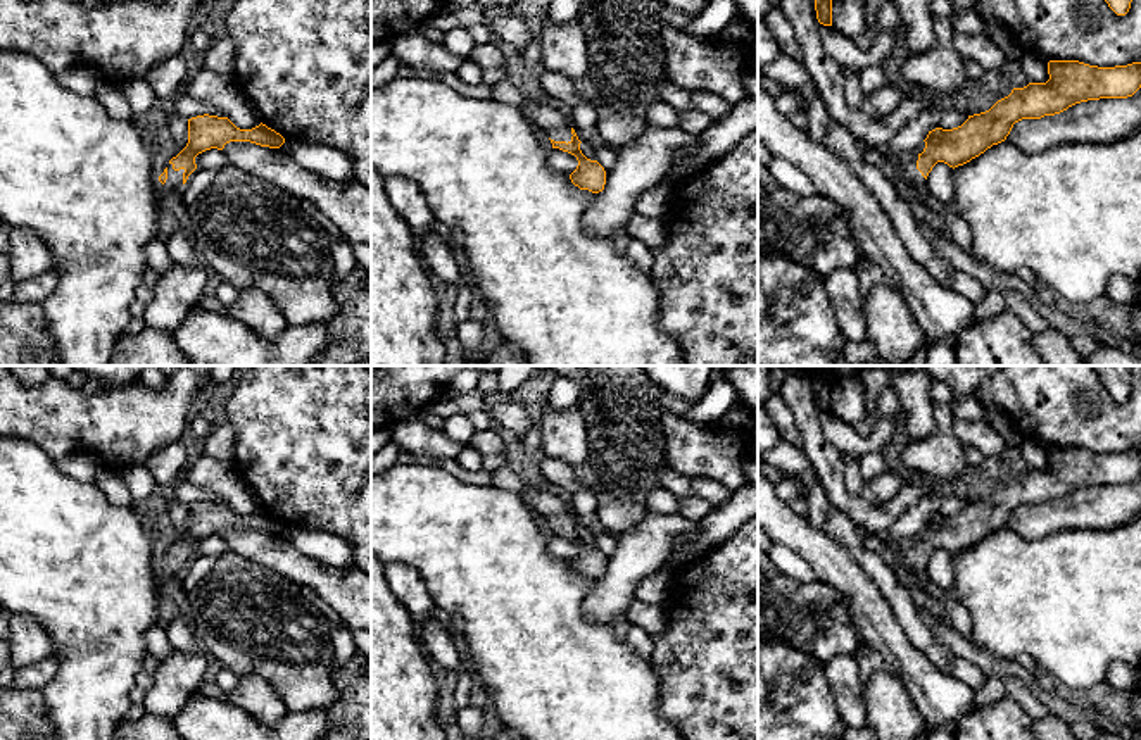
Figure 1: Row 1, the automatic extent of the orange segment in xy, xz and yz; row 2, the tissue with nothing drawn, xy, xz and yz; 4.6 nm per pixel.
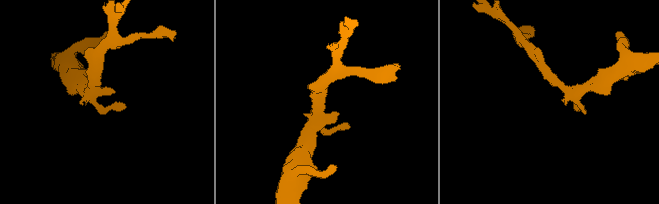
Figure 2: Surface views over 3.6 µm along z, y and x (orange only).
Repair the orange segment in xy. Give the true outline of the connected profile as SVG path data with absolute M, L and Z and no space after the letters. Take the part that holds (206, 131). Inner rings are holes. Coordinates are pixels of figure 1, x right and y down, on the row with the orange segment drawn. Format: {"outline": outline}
{"outline": "M197 116L188 119L188 143L169 160L159 176L159 200L180 191L188 176L197 169L195 157L205 150L223 150L230 141L250 141L261 147L280 148L285 138L266 124L252 129L236 128L228 117Z"}

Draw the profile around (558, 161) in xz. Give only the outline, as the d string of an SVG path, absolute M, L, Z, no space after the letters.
M551 148L547 152L545 164L551 171L563 172L563 174L570 176L577 169L578 160L575 155L571 155L568 152L563 152L559 148Z

